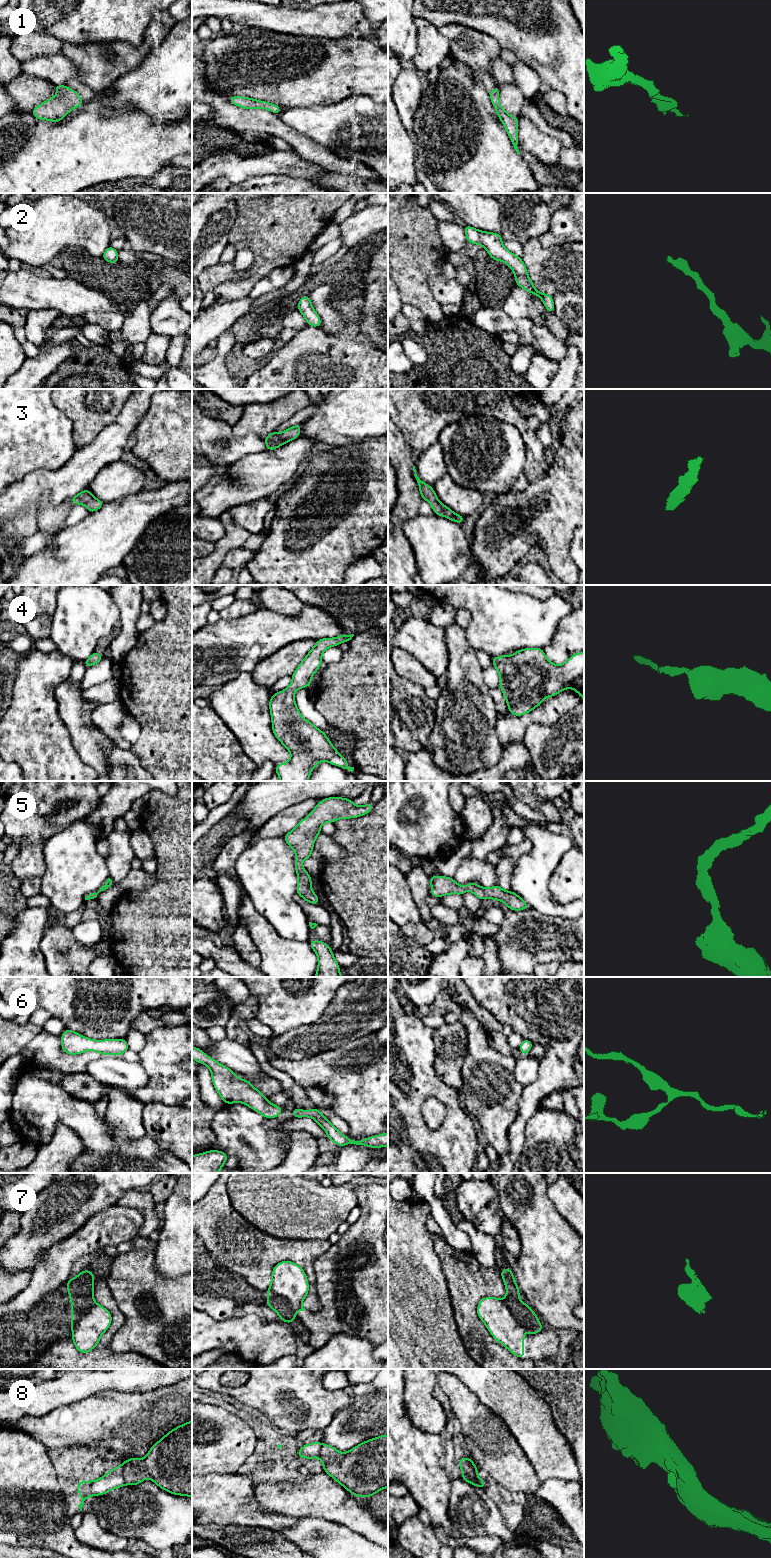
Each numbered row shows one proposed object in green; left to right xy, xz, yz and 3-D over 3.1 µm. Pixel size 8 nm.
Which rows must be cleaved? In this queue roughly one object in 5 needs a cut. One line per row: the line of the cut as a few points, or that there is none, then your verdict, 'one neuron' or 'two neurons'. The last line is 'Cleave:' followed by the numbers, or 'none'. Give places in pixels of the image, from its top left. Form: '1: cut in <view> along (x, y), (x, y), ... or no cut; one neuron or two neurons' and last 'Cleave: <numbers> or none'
1: no cut; one neuron
2: no cut; one neuron
3: no cut; one neuron
4: no cut; one neuron
5: no cut; one neuron
6: no cut; one neuron
7: cut in yz along (503, 1299), (511, 1314), (525, 1328); two neurons
8: cut in xy along (118, 1467), (125, 1483); two neurons
Cleave: 7, 8

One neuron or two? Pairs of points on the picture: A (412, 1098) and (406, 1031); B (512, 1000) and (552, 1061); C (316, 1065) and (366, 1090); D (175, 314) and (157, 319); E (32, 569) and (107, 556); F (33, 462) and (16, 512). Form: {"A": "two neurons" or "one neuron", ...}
{"A": "one neuron", "B": "one neuron", "C": "one neuron", "D": "one neuron", "E": "one neuron", "F": "two neurons"}

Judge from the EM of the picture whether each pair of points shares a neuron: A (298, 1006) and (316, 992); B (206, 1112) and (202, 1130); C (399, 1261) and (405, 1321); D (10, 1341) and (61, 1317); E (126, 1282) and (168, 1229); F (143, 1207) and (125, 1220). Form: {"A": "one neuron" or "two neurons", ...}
{"A": "one neuron", "B": "one neuron", "C": "one neuron", "D": "one neuron", "E": "two neurons", "F": "two neurons"}

